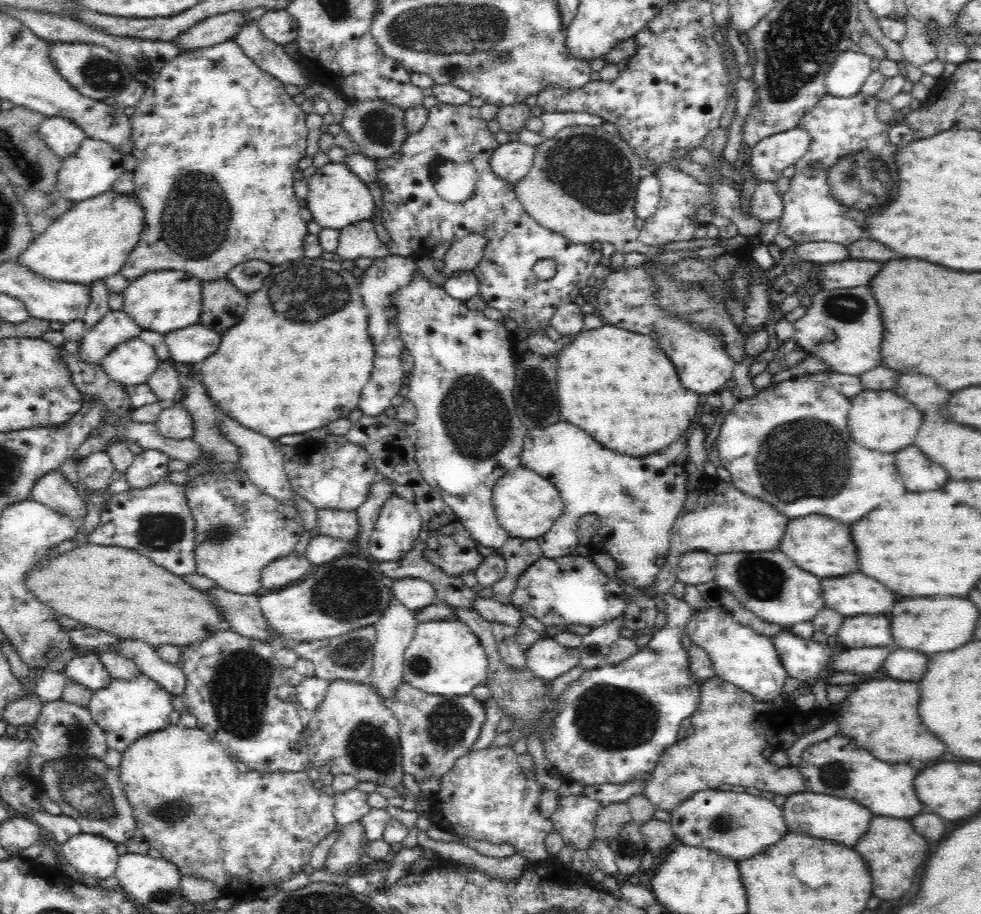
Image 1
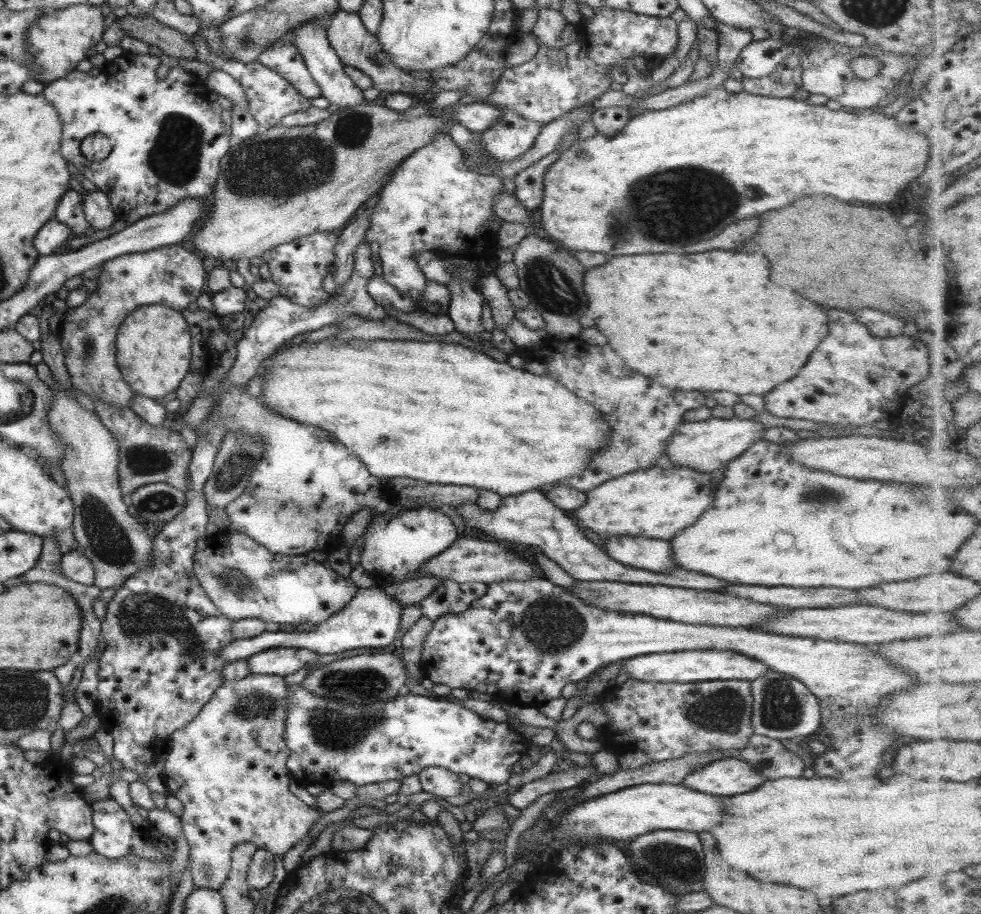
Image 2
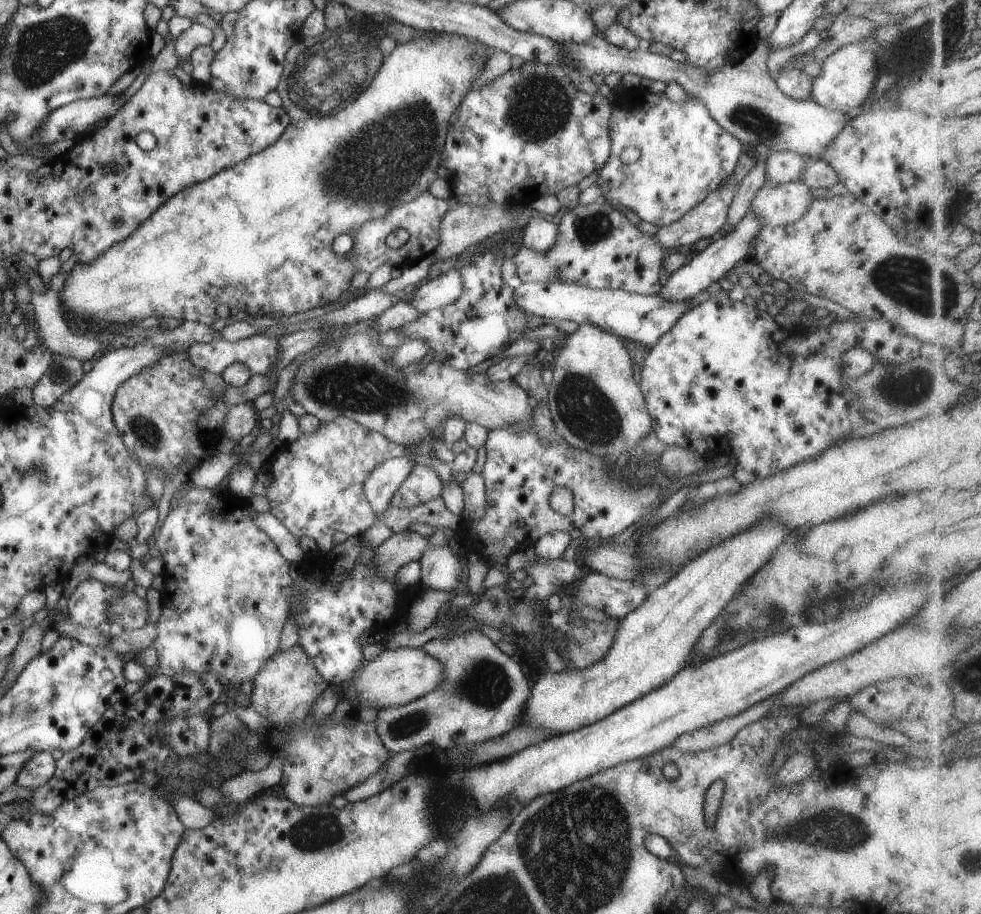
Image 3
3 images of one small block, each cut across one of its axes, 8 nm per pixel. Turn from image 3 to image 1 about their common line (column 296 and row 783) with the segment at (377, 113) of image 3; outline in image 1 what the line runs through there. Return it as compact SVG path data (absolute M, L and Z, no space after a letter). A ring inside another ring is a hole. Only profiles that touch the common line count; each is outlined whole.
M170 723L166 728L156 732L150 732L134 740L130 746L121 752L121 761L118 769L120 770L120 781L123 789L132 807L132 816L136 823L136 828L142 834L142 838L156 850L160 851L162 857L173 862L182 875L192 876L197 879L209 880L220 890L227 894L234 894L237 898L254 897L266 884L274 882L286 882L292 876L302 872L302 866L309 864L312 849L324 840L330 833L339 829L333 810L335 802L332 796L322 792L314 787L313 781L308 777L306 772L278 772L265 774L253 772L246 765L234 758L222 743L210 738L202 729L198 727L188 728L182 723Z

